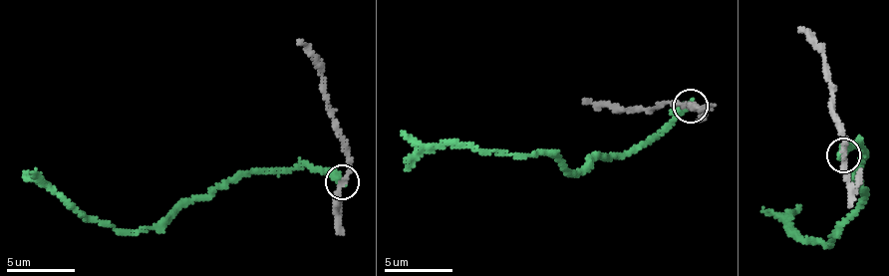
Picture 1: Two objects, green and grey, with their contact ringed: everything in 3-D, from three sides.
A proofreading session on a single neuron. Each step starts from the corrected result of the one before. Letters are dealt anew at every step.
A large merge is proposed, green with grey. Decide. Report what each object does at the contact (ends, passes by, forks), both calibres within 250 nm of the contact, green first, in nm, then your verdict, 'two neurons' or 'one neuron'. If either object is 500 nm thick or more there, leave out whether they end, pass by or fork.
green ends | grey passes by | 400/240 nm | two neurons

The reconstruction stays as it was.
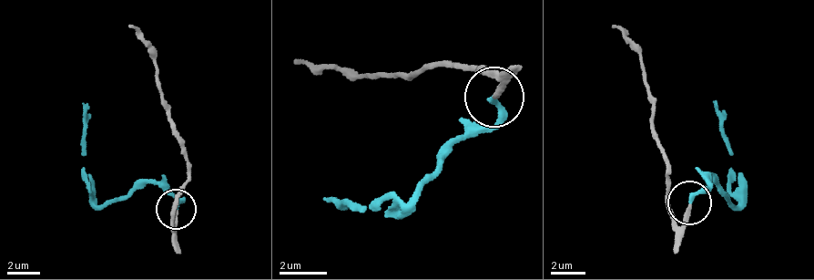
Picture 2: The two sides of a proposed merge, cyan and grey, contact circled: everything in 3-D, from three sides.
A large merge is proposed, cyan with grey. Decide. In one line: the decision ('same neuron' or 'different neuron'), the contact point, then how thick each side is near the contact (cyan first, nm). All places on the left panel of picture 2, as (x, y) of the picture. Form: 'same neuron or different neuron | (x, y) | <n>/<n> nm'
same neuron | (176, 209) | 280/240 nm

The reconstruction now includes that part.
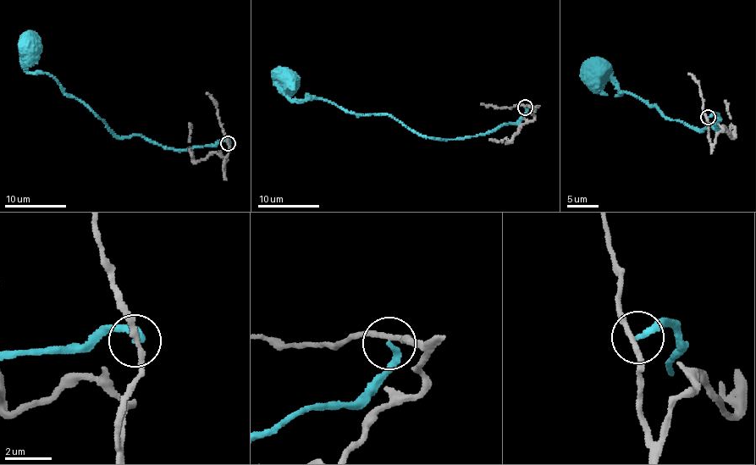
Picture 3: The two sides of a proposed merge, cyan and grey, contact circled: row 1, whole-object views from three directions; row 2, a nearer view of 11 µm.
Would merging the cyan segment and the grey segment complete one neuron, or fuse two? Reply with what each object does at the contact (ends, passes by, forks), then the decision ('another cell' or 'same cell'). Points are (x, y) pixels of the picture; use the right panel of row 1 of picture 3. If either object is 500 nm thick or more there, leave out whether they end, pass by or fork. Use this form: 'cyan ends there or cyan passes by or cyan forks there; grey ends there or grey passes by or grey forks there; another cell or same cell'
cyan ends there; grey passes by; another cell

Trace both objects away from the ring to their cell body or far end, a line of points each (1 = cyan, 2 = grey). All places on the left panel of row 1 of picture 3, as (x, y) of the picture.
1: (229, 143), (173, 149), (140, 135), (113, 136), (57, 80), (30, 72), (20, 53), (27, 47)
2: (229, 143), (229, 152), (224, 160), (223, 169), (226, 160), (215, 153), (195, 162), (190, 152), (189, 123)

